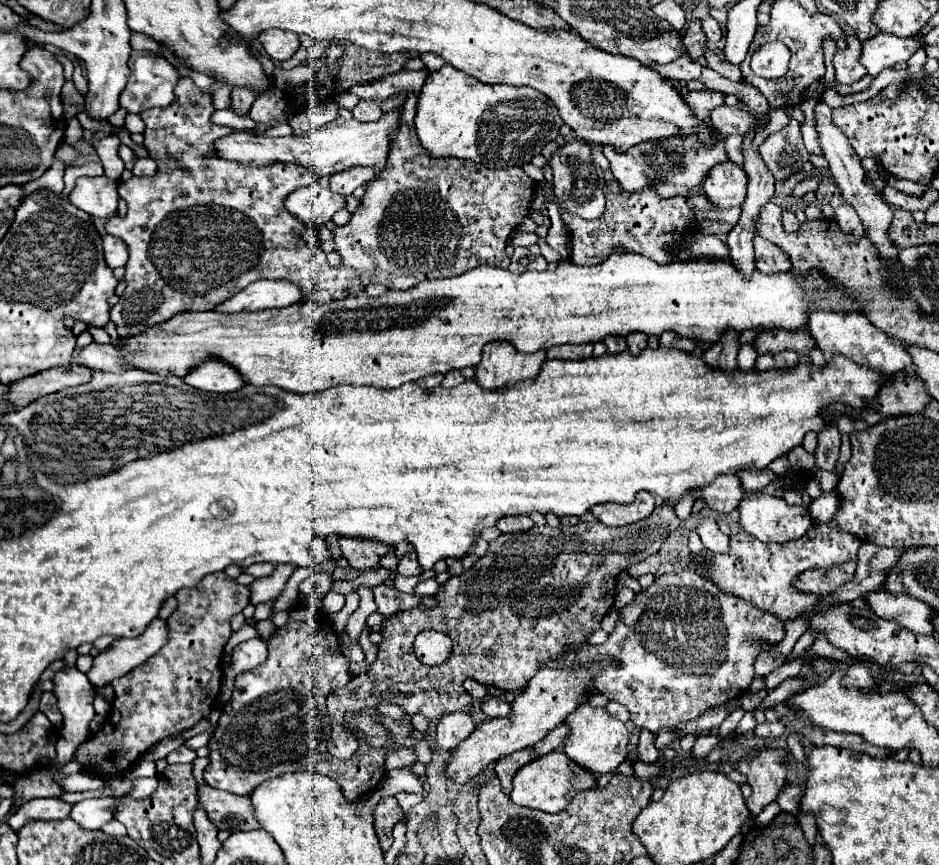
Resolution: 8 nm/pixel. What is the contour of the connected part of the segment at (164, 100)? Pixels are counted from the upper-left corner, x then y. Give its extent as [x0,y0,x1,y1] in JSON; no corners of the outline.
[121,51,179,113]

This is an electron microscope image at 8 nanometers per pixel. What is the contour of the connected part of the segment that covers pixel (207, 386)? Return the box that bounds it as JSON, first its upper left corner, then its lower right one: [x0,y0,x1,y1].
[185,359,245,393]

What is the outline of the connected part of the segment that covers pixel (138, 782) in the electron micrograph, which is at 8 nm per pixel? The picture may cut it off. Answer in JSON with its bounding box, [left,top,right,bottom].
[129,777,159,799]

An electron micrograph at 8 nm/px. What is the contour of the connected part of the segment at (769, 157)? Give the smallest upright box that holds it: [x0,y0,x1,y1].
[759,115,809,181]

